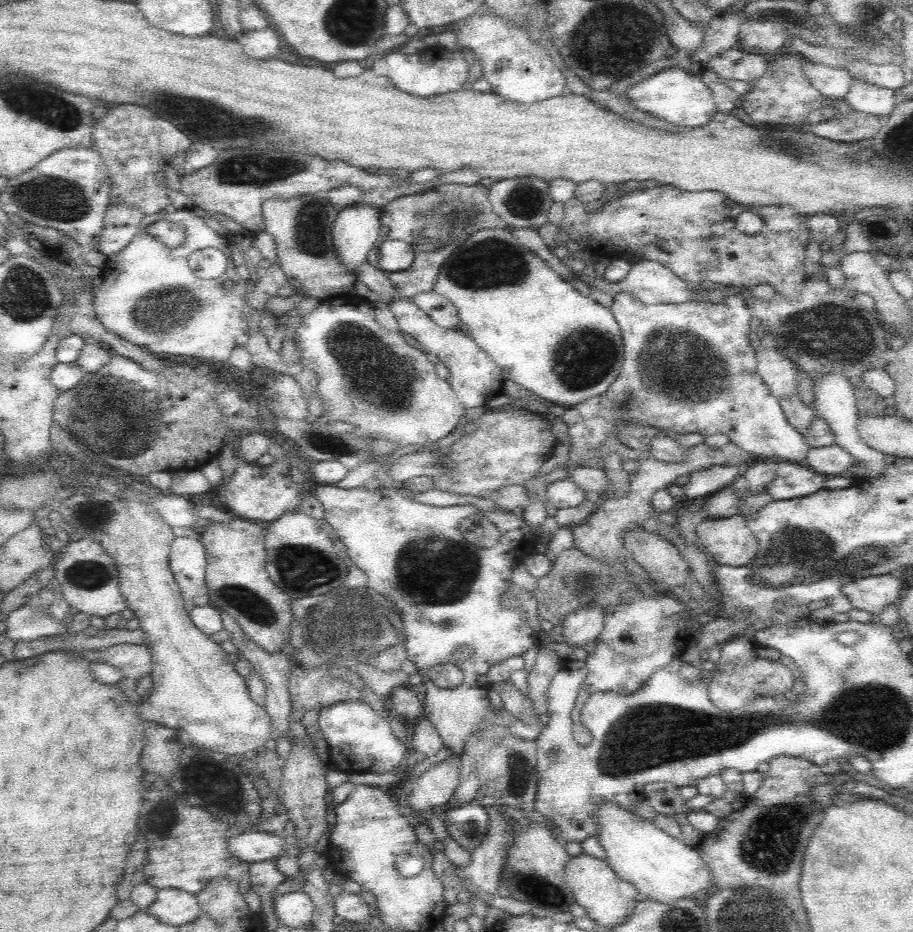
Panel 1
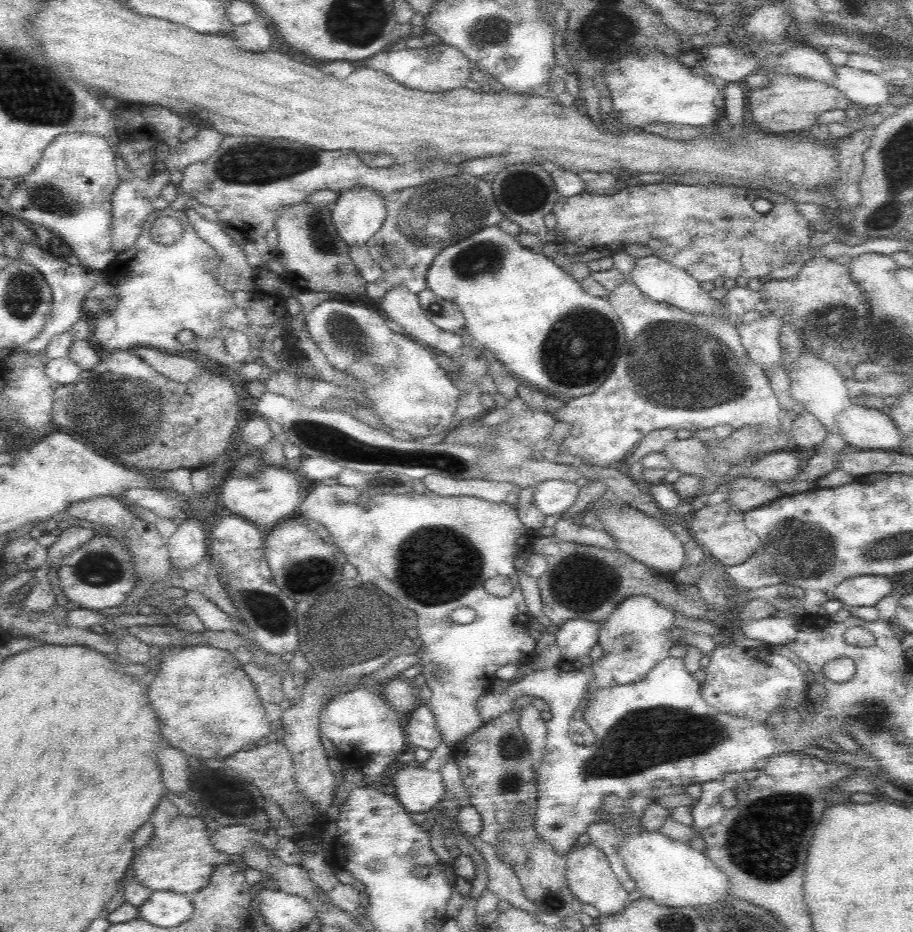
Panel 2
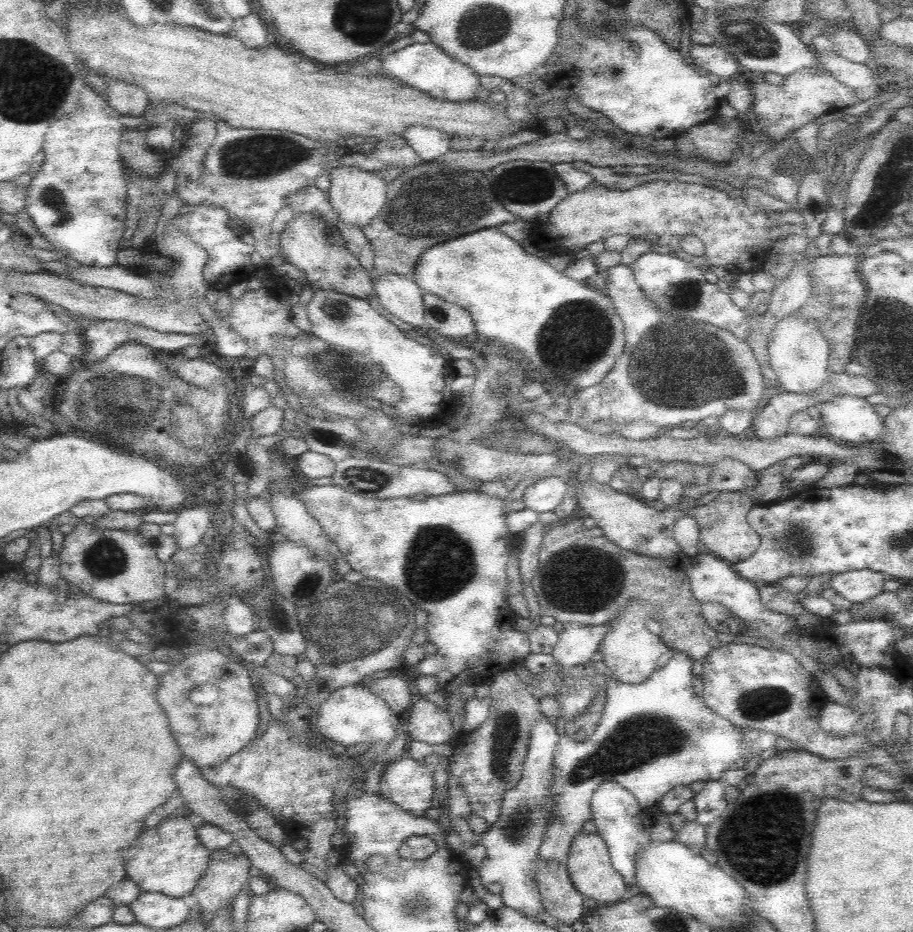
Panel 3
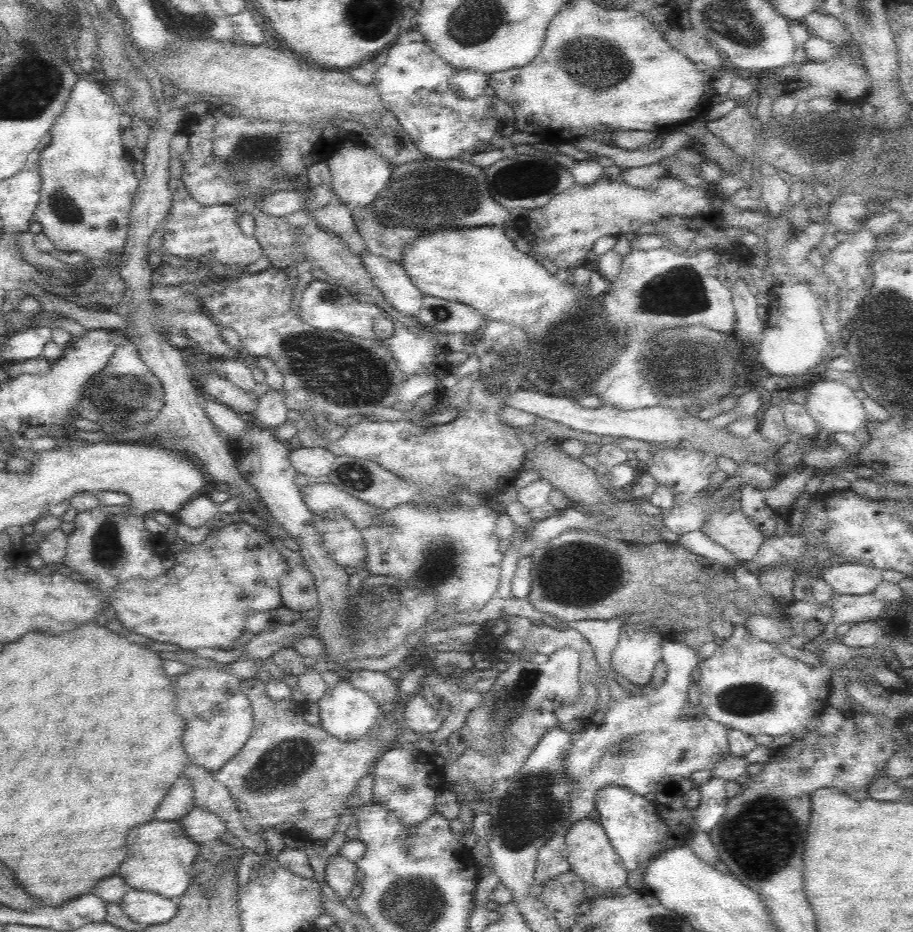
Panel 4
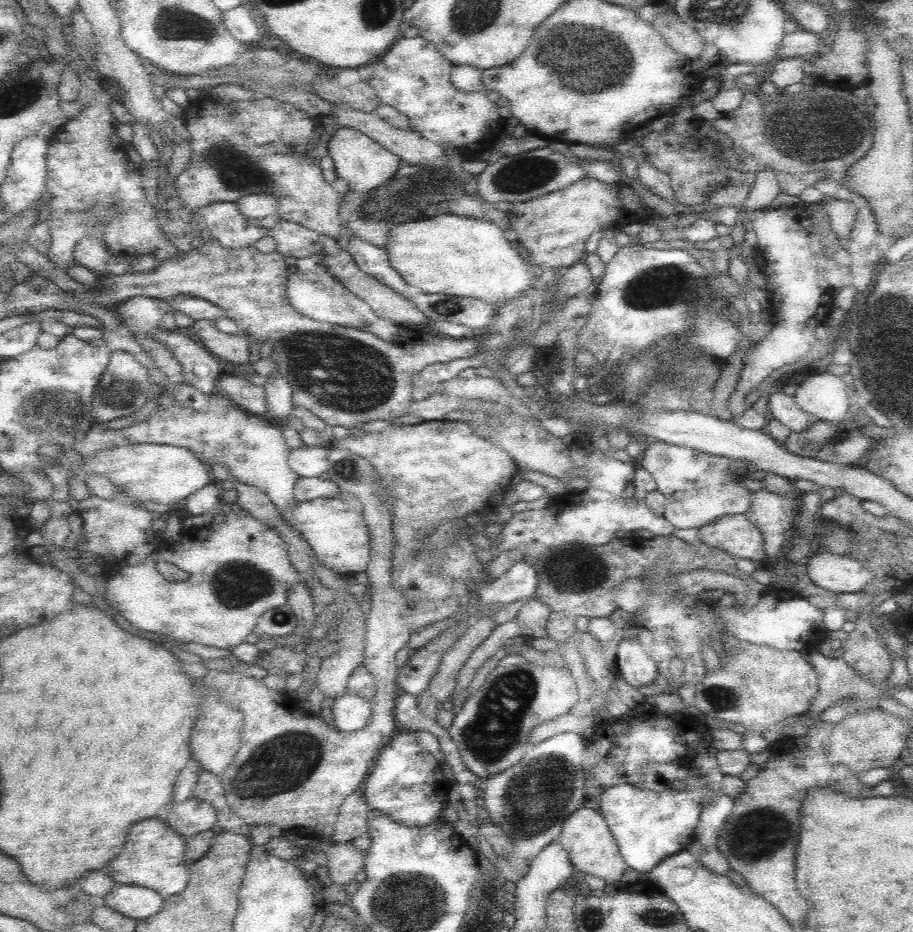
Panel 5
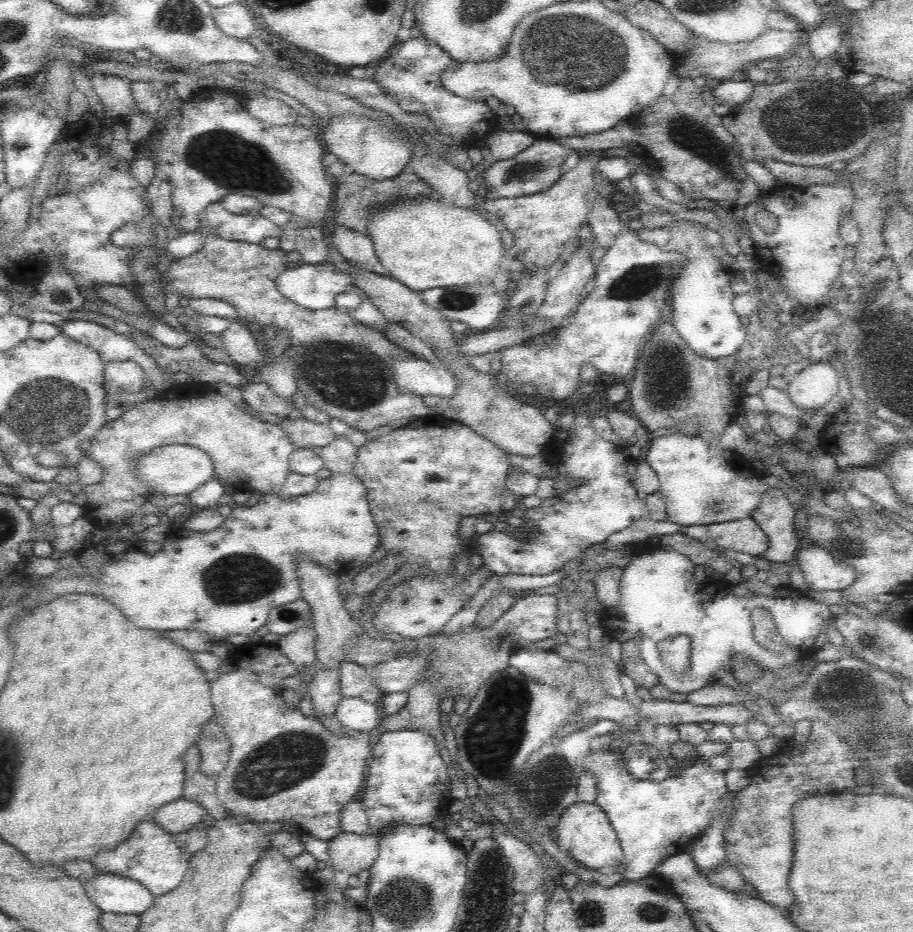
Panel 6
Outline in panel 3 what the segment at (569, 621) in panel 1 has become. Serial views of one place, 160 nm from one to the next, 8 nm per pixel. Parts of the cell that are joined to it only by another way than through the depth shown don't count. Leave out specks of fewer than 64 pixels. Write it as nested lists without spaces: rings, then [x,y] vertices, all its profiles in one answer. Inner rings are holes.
[[[563,624],[559,626],[560,635],[554,645],[553,654],[556,666],[576,671],[591,661],[600,643],[609,632],[608,624],[599,626],[581,626]]]

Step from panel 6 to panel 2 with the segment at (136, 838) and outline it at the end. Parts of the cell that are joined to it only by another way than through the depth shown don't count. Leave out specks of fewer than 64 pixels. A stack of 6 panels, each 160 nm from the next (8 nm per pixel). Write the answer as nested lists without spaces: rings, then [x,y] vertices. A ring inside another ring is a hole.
[[[169,795],[162,796],[150,820],[154,824],[152,840],[134,856],[131,866],[136,874],[135,881],[142,886],[153,891],[168,890],[190,896],[208,884],[219,864],[230,862],[230,855],[216,850],[212,844],[213,824],[199,814],[186,816],[177,812]]]

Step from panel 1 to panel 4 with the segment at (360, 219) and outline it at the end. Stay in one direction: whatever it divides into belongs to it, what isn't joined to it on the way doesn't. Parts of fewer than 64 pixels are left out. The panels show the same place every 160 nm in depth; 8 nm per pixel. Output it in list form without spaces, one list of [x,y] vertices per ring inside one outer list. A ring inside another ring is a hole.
[[[344,140],[326,162],[331,175],[330,186],[334,199],[351,207],[367,207],[391,181],[391,175],[394,173],[394,167],[383,160],[379,153],[366,142],[356,143]]]

